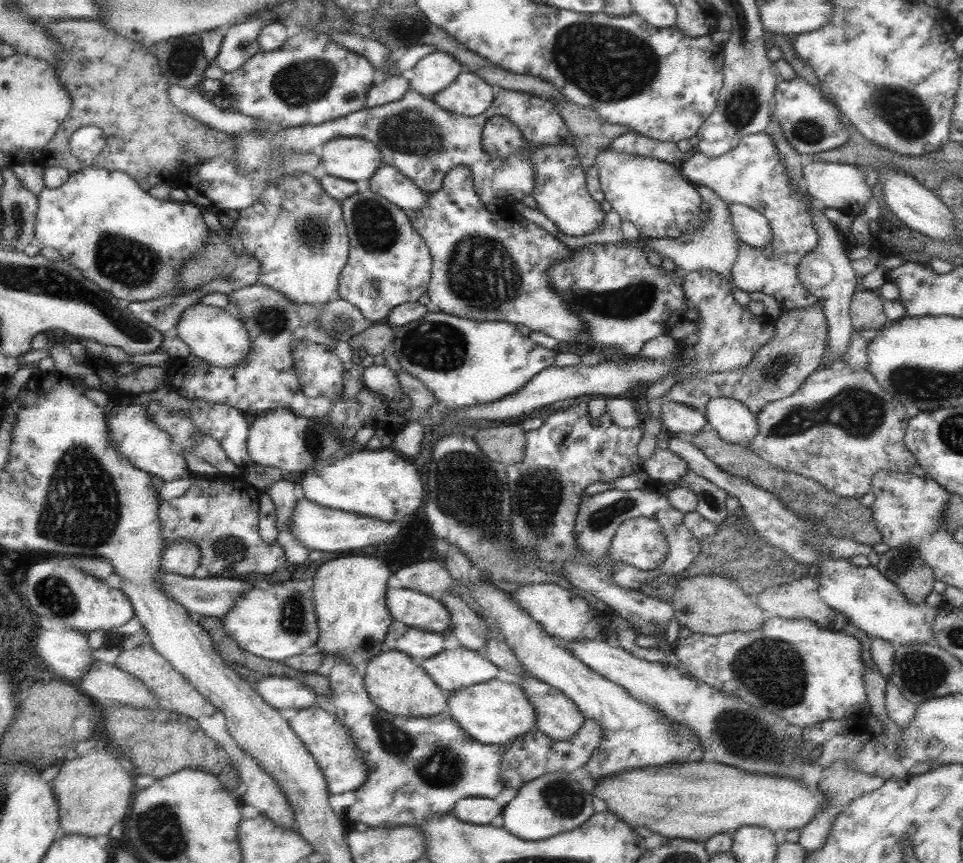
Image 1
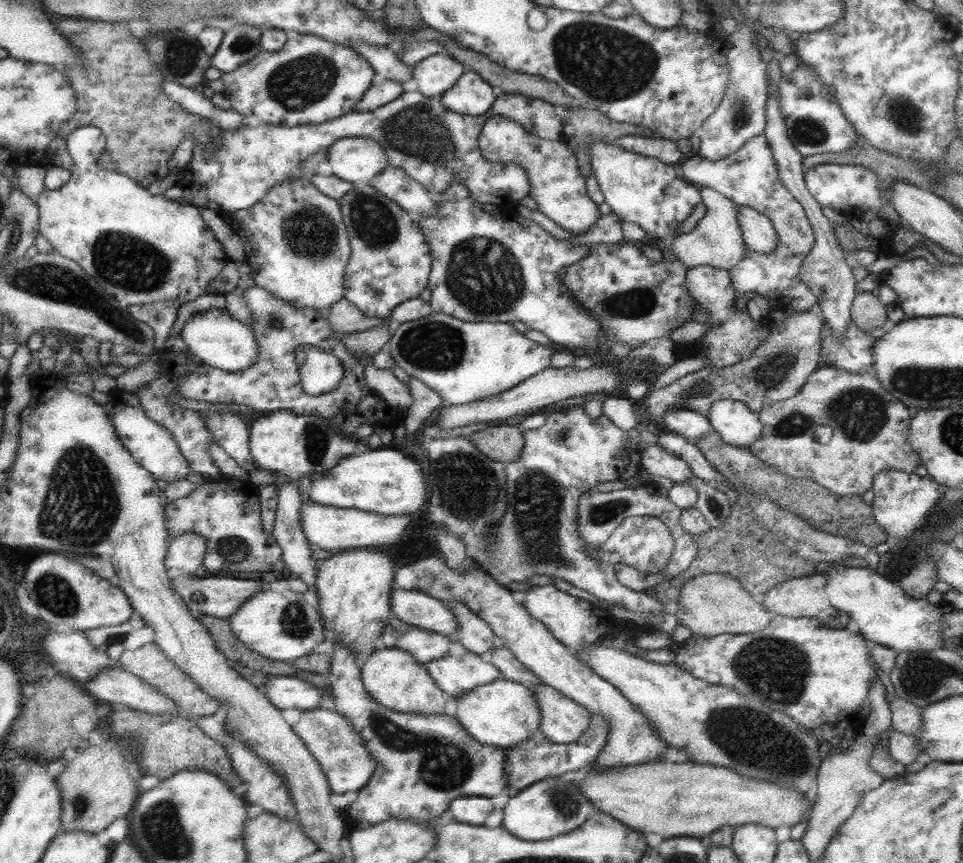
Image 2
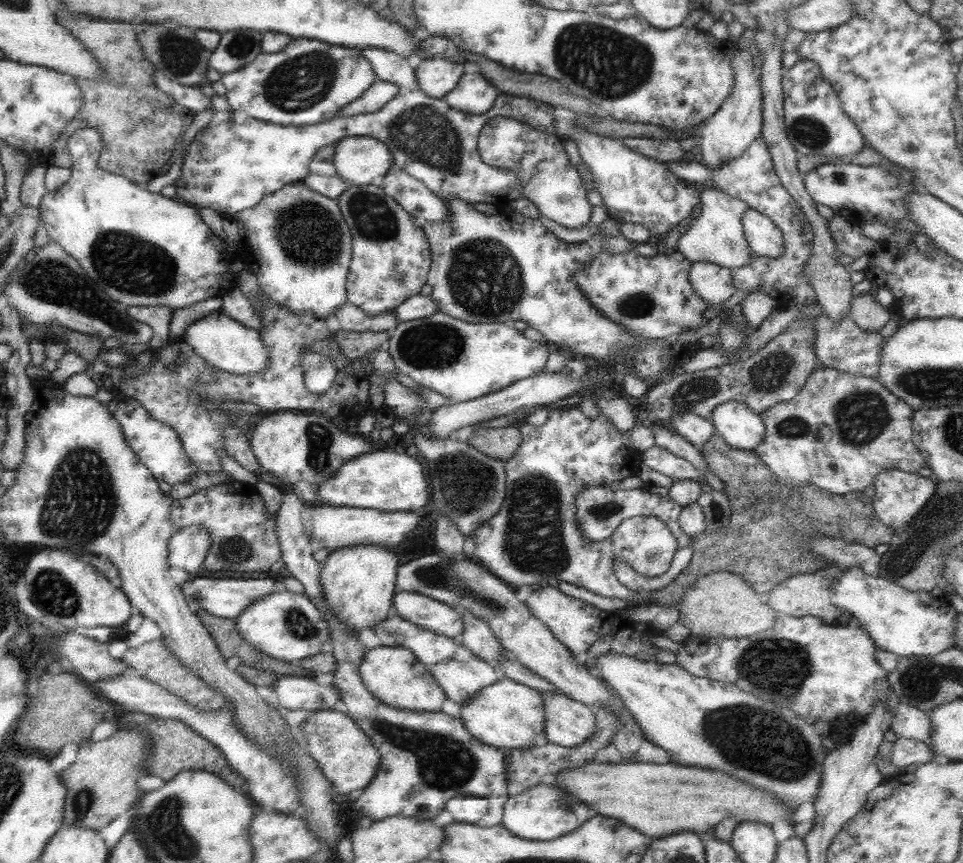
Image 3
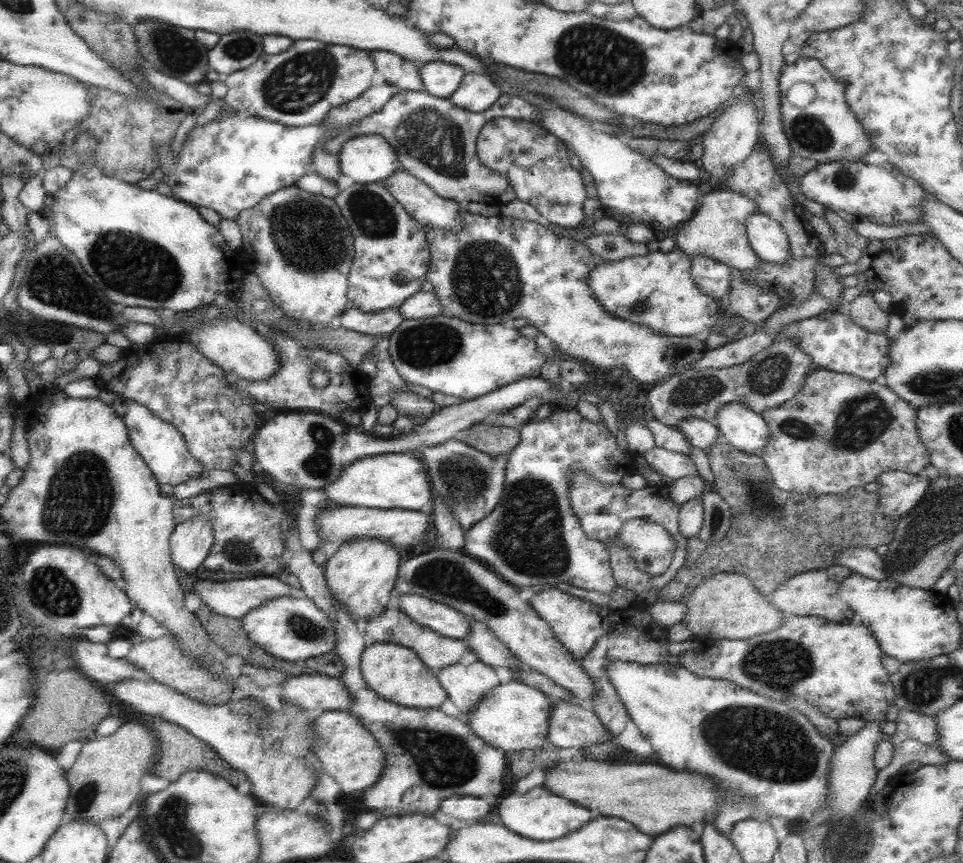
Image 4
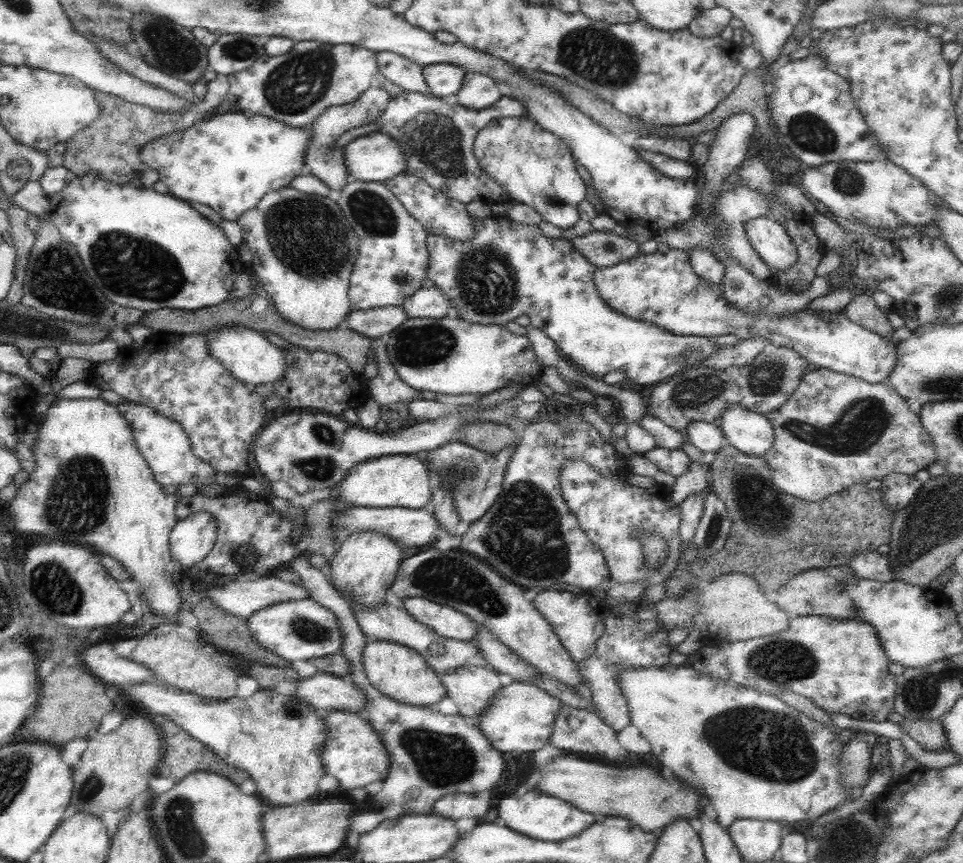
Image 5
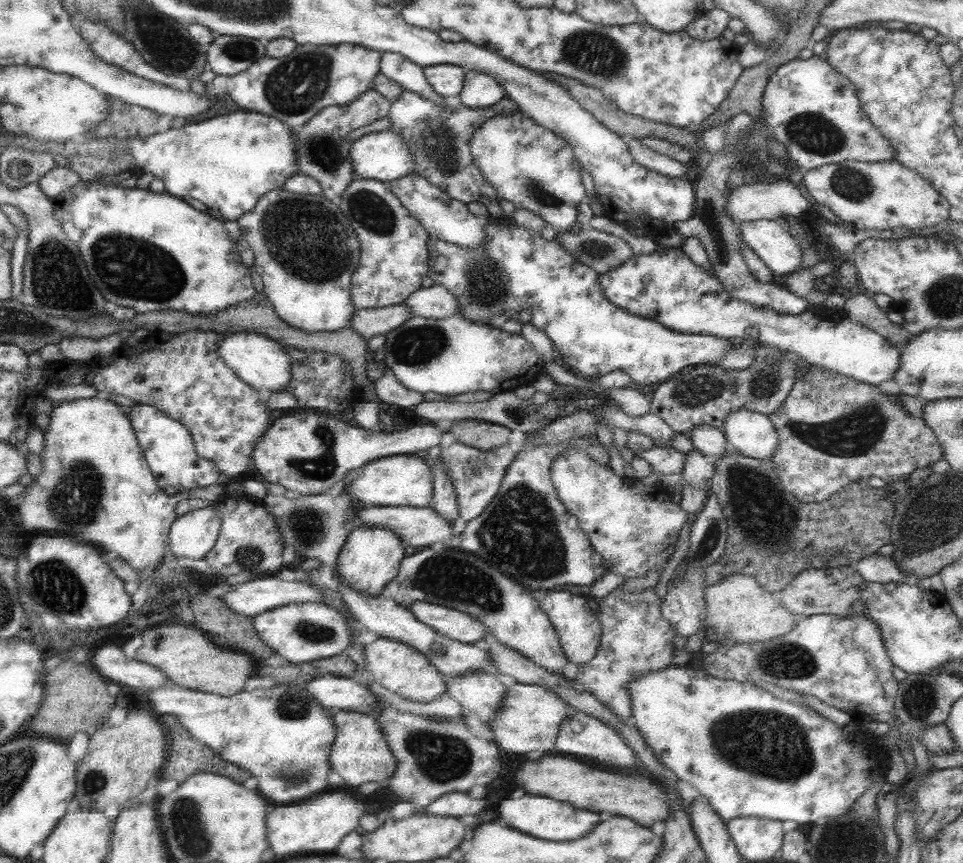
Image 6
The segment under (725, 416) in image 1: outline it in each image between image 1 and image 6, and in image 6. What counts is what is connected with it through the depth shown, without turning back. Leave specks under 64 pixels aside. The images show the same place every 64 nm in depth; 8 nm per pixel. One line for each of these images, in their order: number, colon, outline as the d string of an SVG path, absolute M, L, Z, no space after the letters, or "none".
2: M717 400L707 412L707 420L711 430L719 434L719 438L737 448L749 448L761 436L759 416L749 412L747 406L733 400Z
3: M723 402L715 406L711 412L711 424L715 428L715 436L719 436L725 444L745 452L753 452L765 434L761 416L753 414L739 402Z
4: M729 404L717 410L715 426L719 428L719 436L743 454L759 456L769 442L765 418L739 404Z
5: M739 406L721 414L723 436L729 446L751 458L763 458L773 444L773 426L769 418L753 414Z
6: M733 412L725 418L721 430L725 432L727 446L747 458L769 460L777 448L777 430L765 414Z

